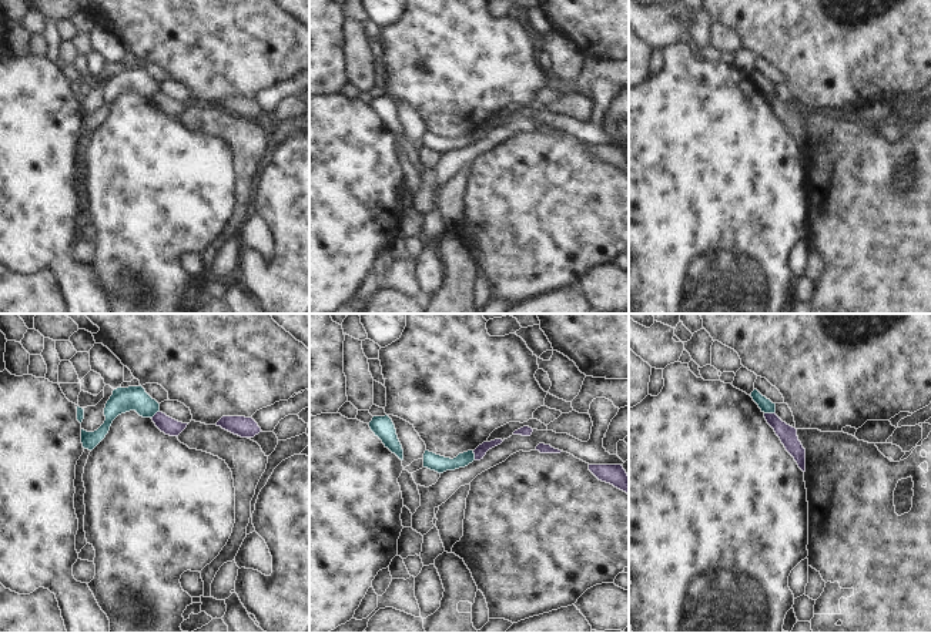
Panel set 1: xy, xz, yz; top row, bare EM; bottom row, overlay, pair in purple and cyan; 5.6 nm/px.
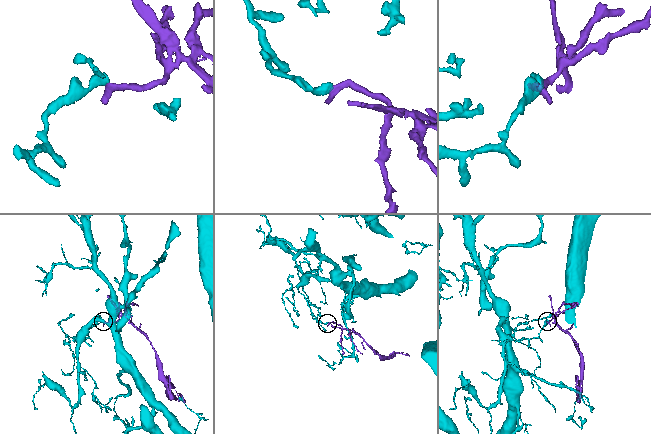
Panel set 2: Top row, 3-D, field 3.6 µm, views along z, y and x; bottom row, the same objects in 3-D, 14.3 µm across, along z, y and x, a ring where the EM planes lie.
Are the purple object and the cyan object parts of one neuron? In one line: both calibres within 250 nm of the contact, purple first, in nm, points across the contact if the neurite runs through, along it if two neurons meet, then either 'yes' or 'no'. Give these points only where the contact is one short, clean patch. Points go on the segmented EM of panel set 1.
100/80 nm | along yz (774, 411), (764, 414) | no

